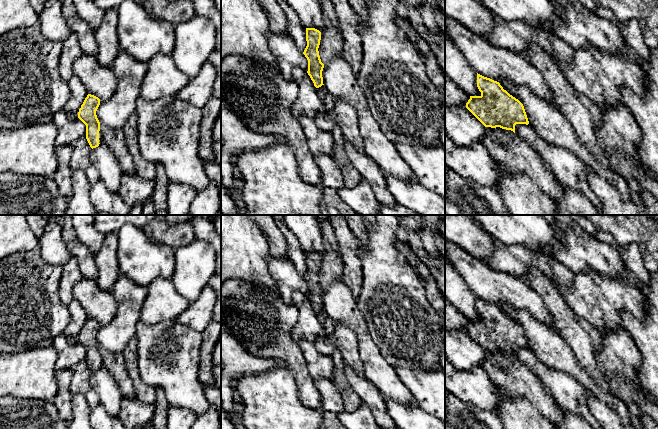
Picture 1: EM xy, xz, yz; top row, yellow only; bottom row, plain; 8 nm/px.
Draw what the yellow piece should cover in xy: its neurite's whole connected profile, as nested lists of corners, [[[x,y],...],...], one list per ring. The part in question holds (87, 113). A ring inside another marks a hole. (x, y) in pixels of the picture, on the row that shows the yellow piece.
[[[88,94],[78,112],[78,118],[86,125],[86,139],[90,147],[98,147],[102,141],[102,131],[96,111],[100,105],[100,99]]]

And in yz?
[[[477,73],[477,87],[480,96],[470,96],[466,108],[485,126],[511,130],[515,133],[516,124],[529,124],[523,104],[510,95],[499,82],[484,77]]]

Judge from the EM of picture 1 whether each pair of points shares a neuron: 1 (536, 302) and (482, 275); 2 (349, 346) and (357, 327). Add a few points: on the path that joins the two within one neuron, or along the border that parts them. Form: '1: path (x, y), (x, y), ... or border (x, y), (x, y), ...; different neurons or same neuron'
1: path (523, 297), (507, 288), (495, 287); same neuron
2: border (335, 322), (343, 322), (353, 331), (360, 355); different neurons

